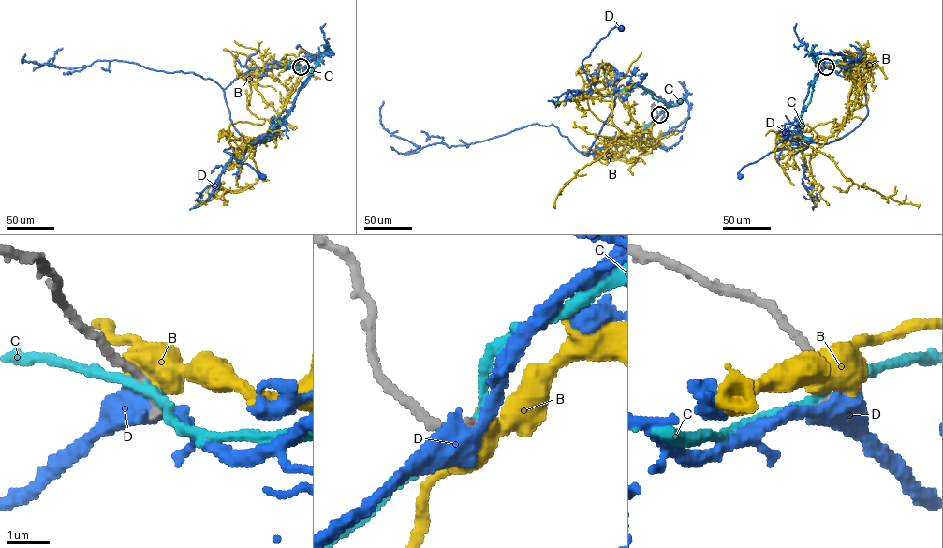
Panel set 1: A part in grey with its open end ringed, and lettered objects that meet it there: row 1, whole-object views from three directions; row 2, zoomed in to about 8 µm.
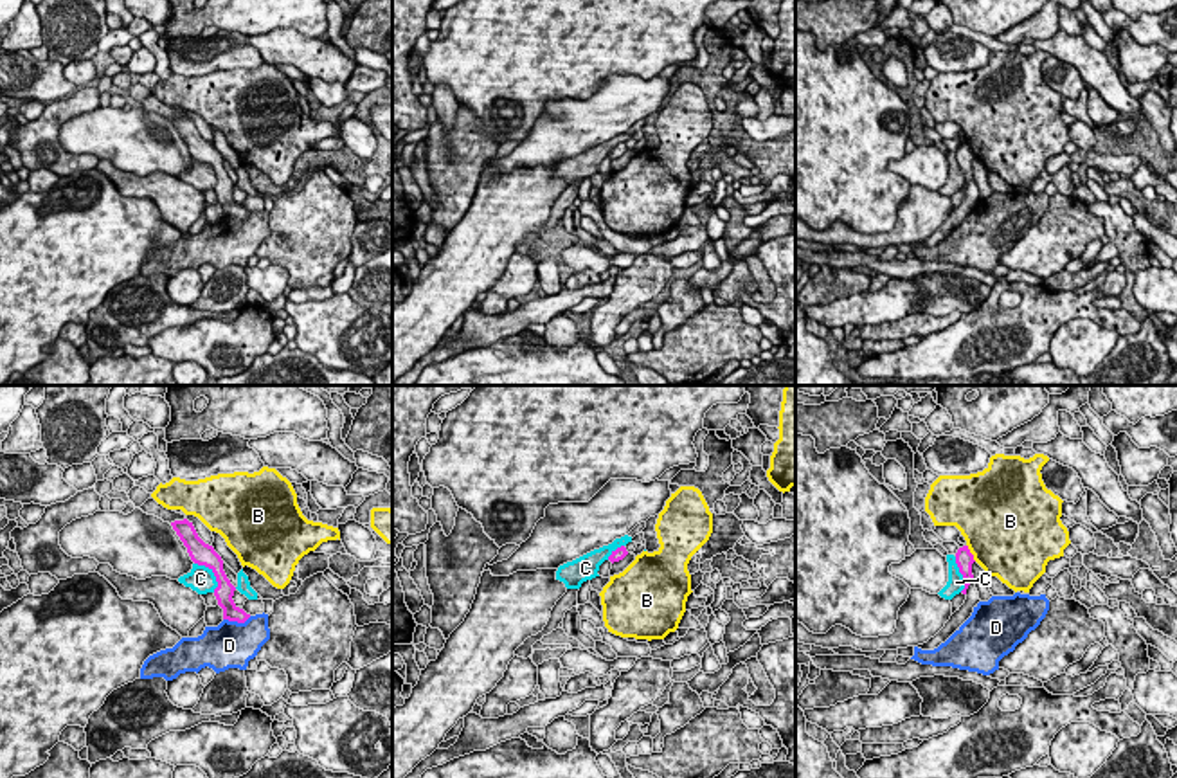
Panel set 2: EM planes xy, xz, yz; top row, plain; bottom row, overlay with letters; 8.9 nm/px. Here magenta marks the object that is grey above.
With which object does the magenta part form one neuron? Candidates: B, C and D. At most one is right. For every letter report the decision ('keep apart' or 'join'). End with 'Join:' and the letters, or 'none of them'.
B: keep apart
C: keep apart
D: keep apart
Join: none of them

